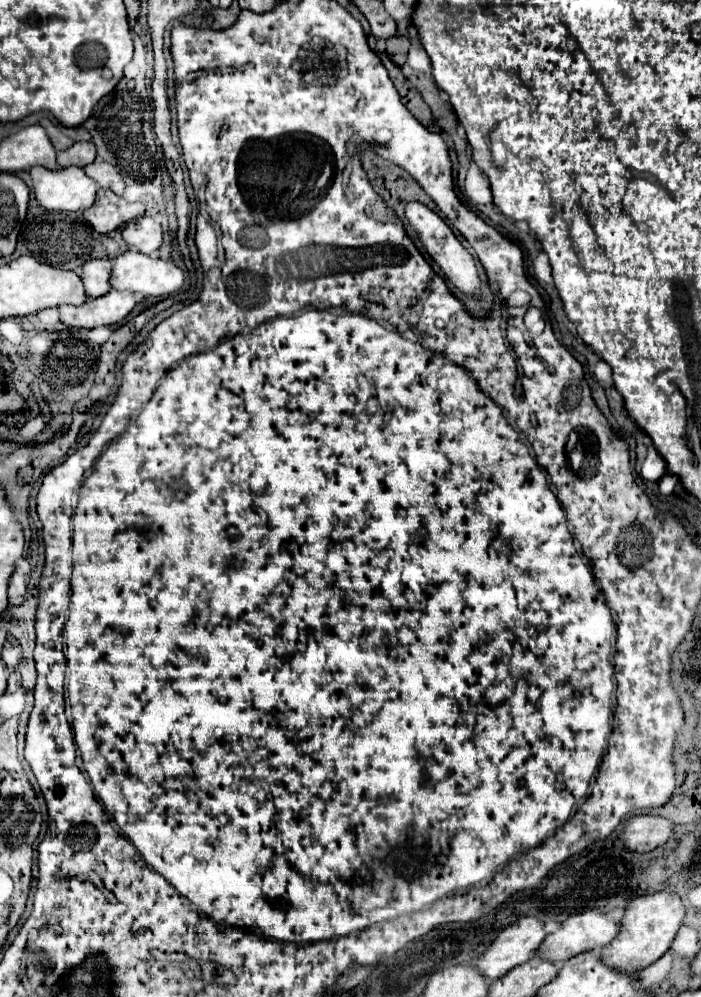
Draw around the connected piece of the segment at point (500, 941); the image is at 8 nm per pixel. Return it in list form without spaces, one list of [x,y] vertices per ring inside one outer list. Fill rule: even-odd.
[[[520,918],[492,940],[492,944],[478,958],[476,968],[482,976],[496,980],[514,966],[528,962],[544,938],[546,932],[542,930],[540,920]]]

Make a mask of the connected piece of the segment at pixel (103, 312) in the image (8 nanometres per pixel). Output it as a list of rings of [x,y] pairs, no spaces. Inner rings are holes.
[[[110,290],[100,298],[88,298],[80,306],[58,308],[60,322],[72,328],[96,328],[96,326],[116,326],[120,324],[132,308],[138,304],[138,298],[132,292]]]

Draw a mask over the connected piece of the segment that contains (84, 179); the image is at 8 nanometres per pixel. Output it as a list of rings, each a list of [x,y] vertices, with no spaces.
[[[36,166],[30,170],[30,178],[36,202],[46,210],[86,210],[98,192],[98,184],[76,166],[56,170]]]

